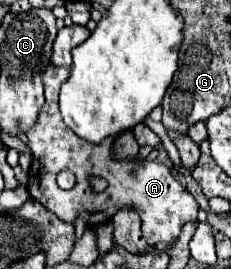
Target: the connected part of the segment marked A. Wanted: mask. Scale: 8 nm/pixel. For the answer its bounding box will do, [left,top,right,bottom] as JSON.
[29,67,197,247]

